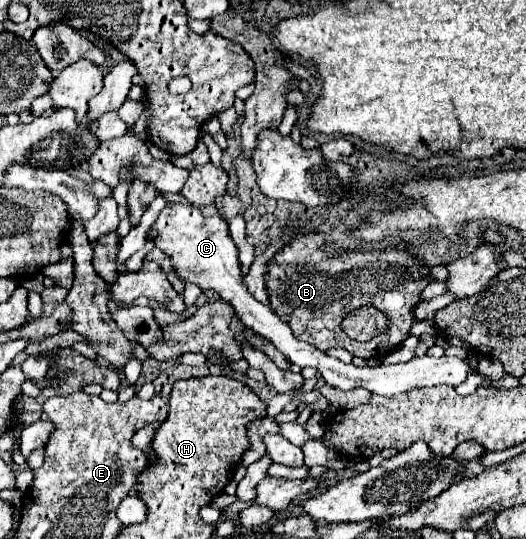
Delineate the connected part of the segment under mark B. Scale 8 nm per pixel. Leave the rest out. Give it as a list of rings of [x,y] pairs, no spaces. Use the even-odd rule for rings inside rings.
[[[319,232],[299,234],[289,246],[285,246],[281,252],[277,252],[275,258],[271,260],[271,264],[267,266],[267,290],[269,290],[269,298],[271,298],[271,308],[277,312],[277,316],[281,316],[281,320],[285,320],[291,326],[297,340],[309,342],[311,346],[315,346],[323,352],[327,352],[329,348],[345,348],[353,356],[359,356],[365,360],[373,358],[373,356],[381,358],[385,352],[391,352],[395,346],[399,346],[409,336],[411,326],[415,324],[413,312],[415,312],[417,304],[421,302],[423,288],[429,282],[431,282],[429,268],[417,266],[415,260],[411,258],[411,254],[405,250],[405,246],[383,250],[383,252],[353,250],[353,252],[343,252],[337,256],[327,256],[323,252]],[[361,306],[373,306],[373,308],[381,310],[389,320],[387,330],[369,342],[355,342],[339,328],[345,314],[349,314],[351,310],[361,308]]]

